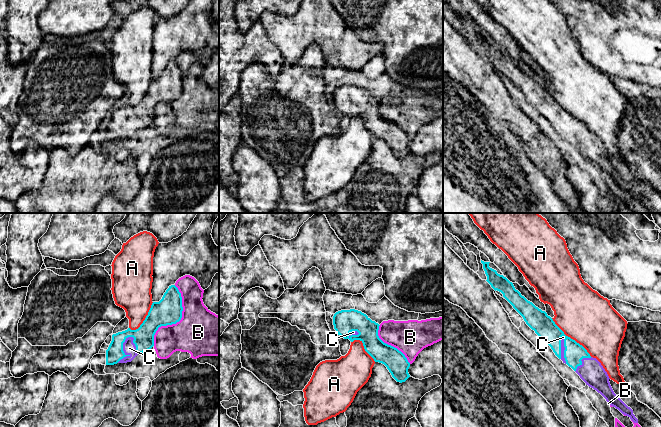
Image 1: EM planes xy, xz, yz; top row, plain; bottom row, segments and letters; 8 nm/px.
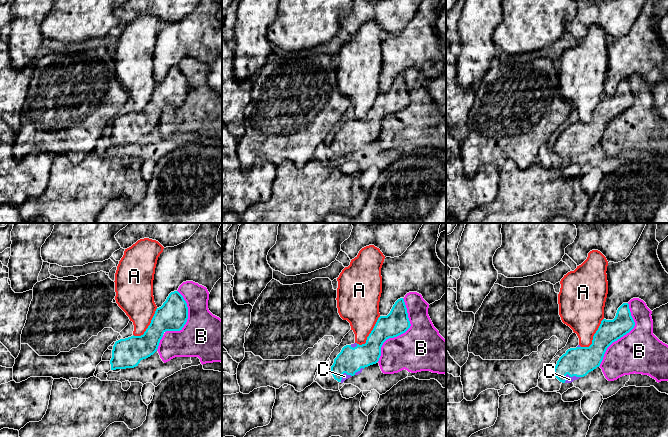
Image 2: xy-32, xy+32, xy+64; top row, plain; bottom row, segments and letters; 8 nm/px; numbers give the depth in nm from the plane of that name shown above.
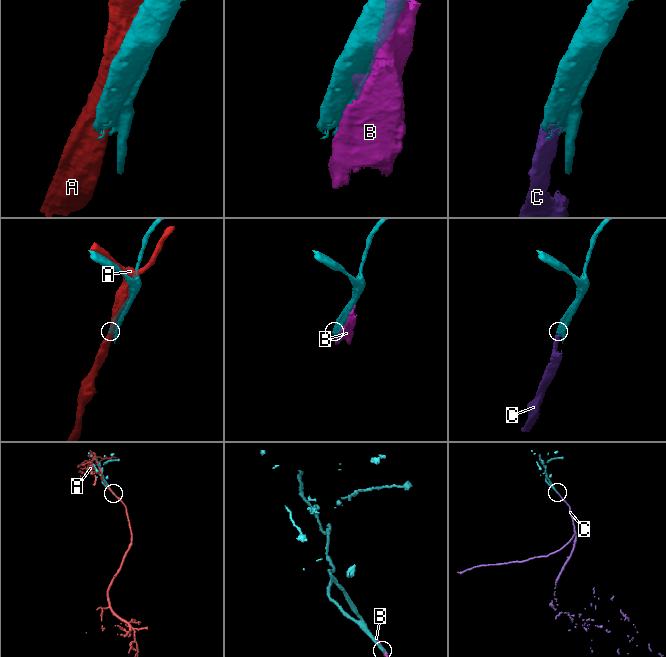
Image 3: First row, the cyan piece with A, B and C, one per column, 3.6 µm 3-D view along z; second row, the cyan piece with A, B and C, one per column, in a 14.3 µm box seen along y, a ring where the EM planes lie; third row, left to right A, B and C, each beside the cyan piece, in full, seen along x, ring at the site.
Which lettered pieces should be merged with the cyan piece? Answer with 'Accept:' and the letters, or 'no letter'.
Accept: C

